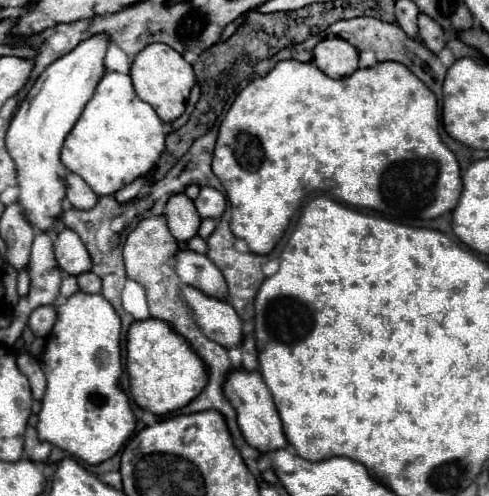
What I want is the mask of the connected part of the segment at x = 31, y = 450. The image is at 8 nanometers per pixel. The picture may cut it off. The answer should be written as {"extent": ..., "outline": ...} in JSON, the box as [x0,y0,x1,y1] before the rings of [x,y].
{"extent":[24,428,52,462],"outline":[[[28,428],[26,430],[26,444],[24,444],[24,454],[28,460],[32,462],[44,462],[50,454],[52,446],[48,442],[42,442],[38,440],[38,434],[34,428]]]}

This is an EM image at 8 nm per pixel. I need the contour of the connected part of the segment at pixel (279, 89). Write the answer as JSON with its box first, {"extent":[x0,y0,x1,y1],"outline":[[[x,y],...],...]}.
{"extent":[212,60,462,254],"outline":[[[298,60],[278,62],[264,78],[252,80],[232,102],[226,118],[220,124],[218,142],[216,142],[214,158],[212,158],[212,172],[218,176],[218,180],[226,188],[226,196],[228,196],[230,208],[232,208],[230,228],[232,228],[234,236],[242,238],[248,244],[250,252],[254,252],[254,254],[270,254],[272,252],[272,248],[282,238],[284,230],[288,228],[292,216],[300,210],[306,194],[314,192],[314,190],[323,191],[323,195],[346,202],[350,206],[362,206],[362,208],[372,208],[372,210],[384,212],[390,216],[392,222],[402,222],[402,224],[406,224],[414,218],[420,218],[420,220],[438,218],[444,212],[454,210],[458,204],[458,196],[462,192],[460,166],[456,162],[456,156],[440,140],[436,96],[408,68],[402,68],[402,64],[394,64],[394,62],[380,62],[372,68],[358,68],[354,74],[350,74],[346,78],[338,78],[338,80],[326,76],[312,62],[298,62]]]}

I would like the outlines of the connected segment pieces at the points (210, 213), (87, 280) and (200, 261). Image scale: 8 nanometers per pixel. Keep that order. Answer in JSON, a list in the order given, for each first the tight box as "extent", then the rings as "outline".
[{"extent":[194,186,226,218],"outline":[[[204,186],[198,194],[198,198],[194,200],[194,204],[202,218],[218,218],[226,208],[226,198],[216,188]]]},{"extent":[78,272,102,294],"outline":[[[84,272],[84,274],[78,274],[78,286],[82,292],[88,292],[88,294],[98,294],[100,288],[102,288],[102,282],[98,276],[94,276],[94,272]]]},{"extent":[174,250,226,298],"outline":[[[178,250],[174,254],[174,270],[184,284],[194,286],[208,296],[226,298],[226,280],[222,280],[222,272],[218,272],[208,256],[194,250]]]}]

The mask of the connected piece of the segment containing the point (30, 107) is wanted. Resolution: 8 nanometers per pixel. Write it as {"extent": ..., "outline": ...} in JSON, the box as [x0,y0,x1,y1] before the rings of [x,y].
{"extent":[6,32,110,230],"outline":[[[100,32],[82,40],[74,50],[52,62],[34,82],[24,102],[18,106],[10,128],[6,132],[6,148],[16,164],[20,204],[26,208],[26,218],[38,230],[52,230],[58,214],[62,212],[62,198],[66,194],[66,166],[60,162],[64,138],[76,124],[84,106],[94,94],[100,78],[104,76],[104,56],[110,38]]]}

